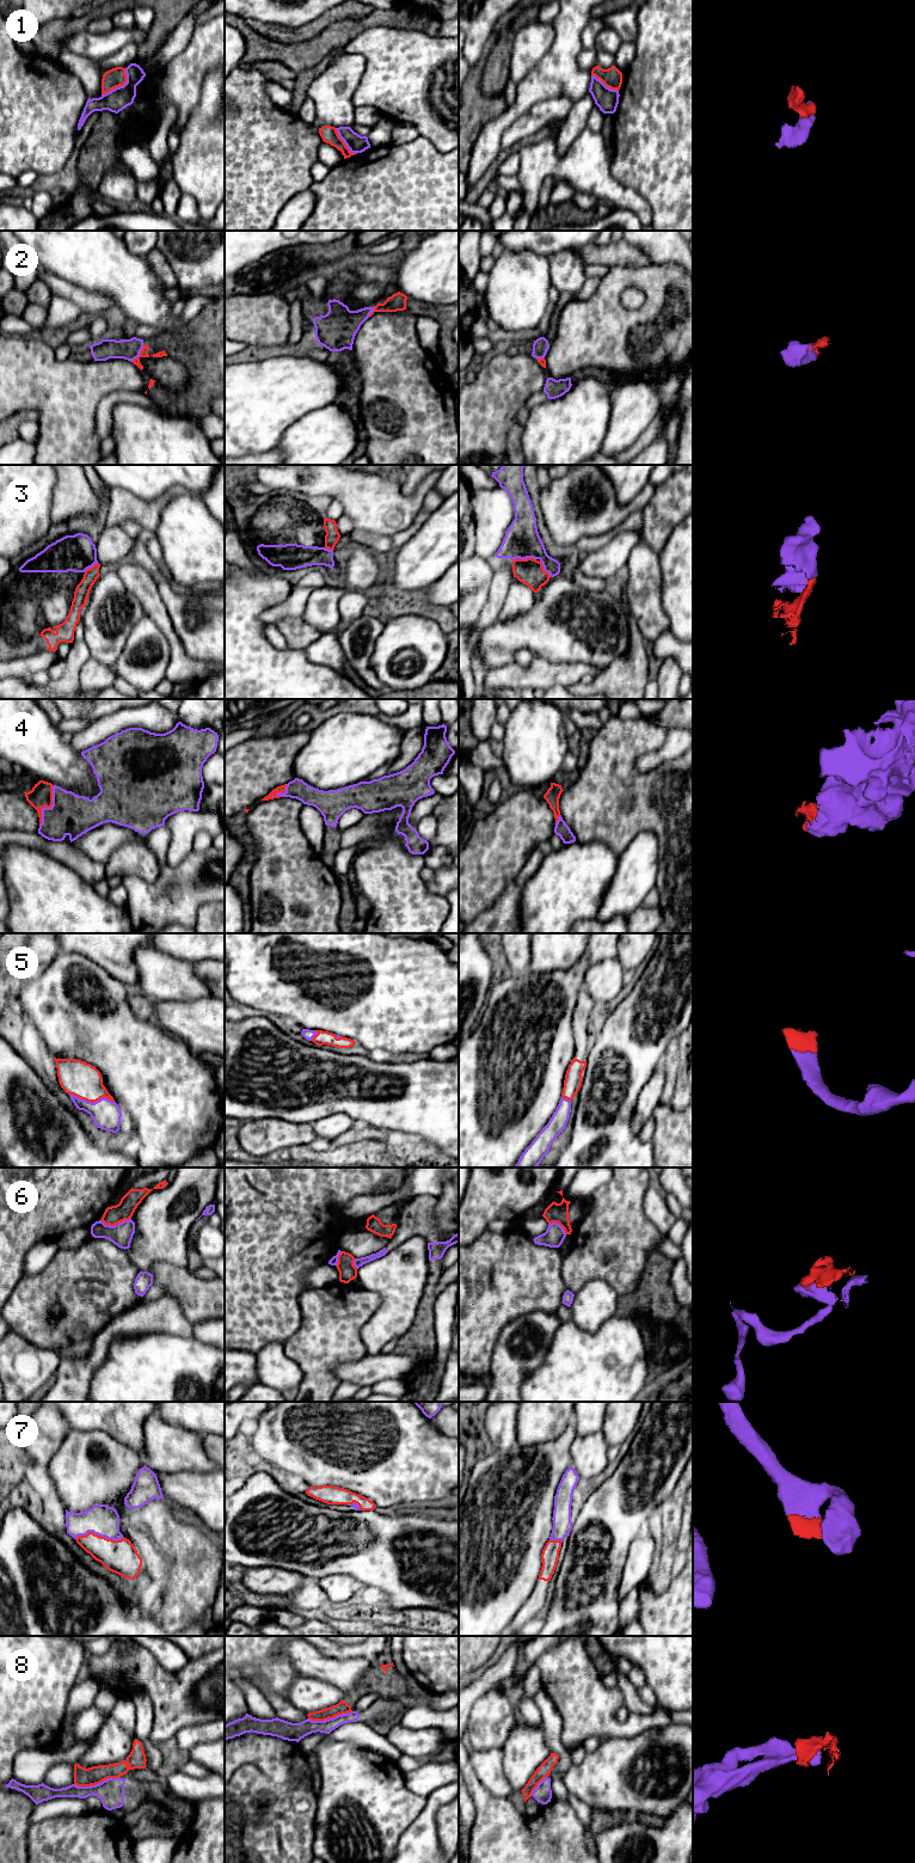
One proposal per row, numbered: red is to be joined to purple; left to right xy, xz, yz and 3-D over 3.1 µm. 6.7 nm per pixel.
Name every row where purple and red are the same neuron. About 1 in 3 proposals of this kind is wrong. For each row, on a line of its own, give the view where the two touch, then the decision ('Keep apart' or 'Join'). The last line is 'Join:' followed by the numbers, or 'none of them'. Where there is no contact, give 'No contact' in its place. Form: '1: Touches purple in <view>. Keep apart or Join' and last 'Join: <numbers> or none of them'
1: Touches purple in xy. Keep apart
2: Touches purple in xy. Join
3: Touches purple in yz. Join
4: Touches purple in xy. Join
5: Touches purple in xy. Join
6: Touches purple in xy. Keep apart
7: Touches purple in xy. Join
8: Touches purple in xy. Keep apart
Join: 2, 3, 4, 5, 7

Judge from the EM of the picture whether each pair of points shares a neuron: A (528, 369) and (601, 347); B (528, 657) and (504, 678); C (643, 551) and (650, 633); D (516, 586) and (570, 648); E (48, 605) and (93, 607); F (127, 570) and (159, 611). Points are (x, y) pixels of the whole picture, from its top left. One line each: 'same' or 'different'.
A: different
B: different
C: same
D: different
E: different
F: same

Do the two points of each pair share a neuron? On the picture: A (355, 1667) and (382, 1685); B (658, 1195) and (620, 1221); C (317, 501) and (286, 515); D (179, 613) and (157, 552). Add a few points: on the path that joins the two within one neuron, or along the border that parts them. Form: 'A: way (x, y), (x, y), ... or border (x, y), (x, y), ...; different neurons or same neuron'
A: border (382, 1652), (361, 1681), (345, 1692); different neurons
B: border (649, 1180), (644, 1199), (644, 1213), (657, 1230); different neurons
C: way (309, 508), (302, 515), (293, 515); same neuron
D: border (145, 544), (148, 555), (164, 569); different neurons

